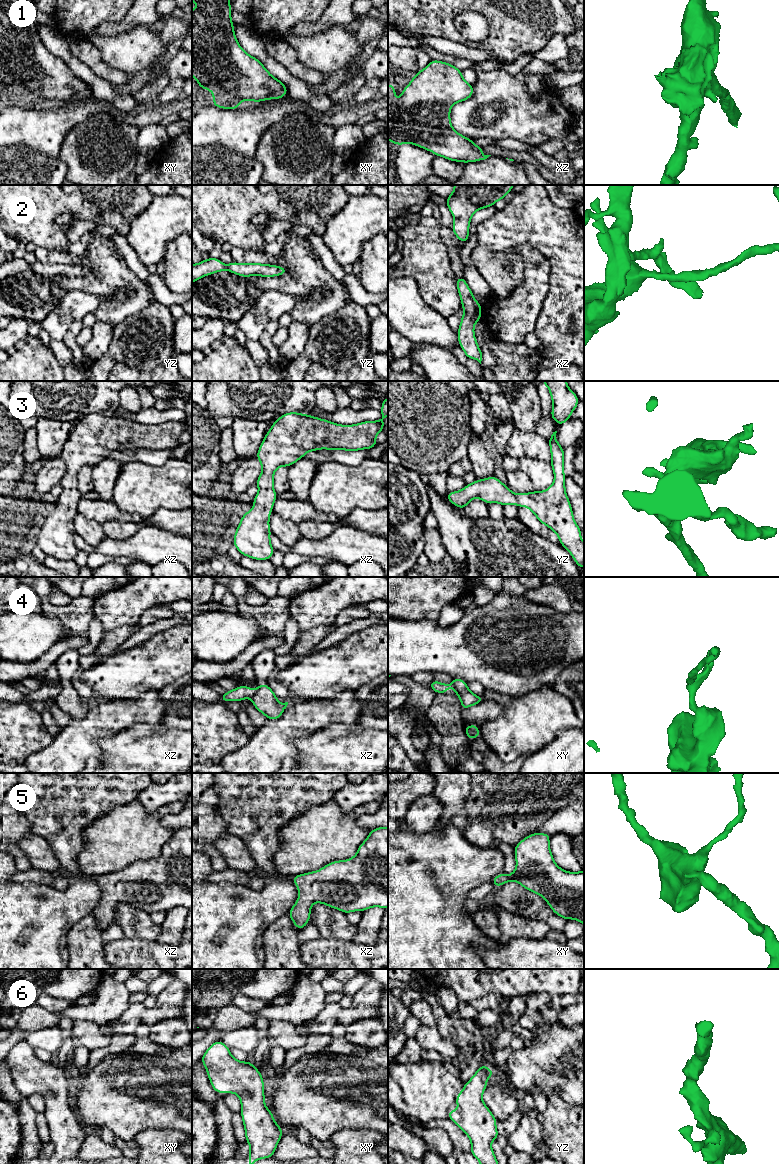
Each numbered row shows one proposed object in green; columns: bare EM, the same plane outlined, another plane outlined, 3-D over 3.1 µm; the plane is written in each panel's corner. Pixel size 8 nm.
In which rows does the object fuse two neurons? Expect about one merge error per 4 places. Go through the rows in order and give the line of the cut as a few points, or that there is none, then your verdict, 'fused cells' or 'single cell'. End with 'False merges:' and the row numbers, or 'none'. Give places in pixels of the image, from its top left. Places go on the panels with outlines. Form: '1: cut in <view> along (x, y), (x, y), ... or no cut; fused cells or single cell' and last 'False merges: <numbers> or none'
1: no cut; single cell
2: no cut; single cell
3: no cut; single cell
4: cut in xz along (257, 689), (250, 698); fused cells
5: no cut; single cell
6: no cut; single cell
False merges: 4

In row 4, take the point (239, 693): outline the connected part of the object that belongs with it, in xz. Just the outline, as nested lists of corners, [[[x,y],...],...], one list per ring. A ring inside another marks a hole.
[[[238,686],[234,690],[229,690],[227,693],[220,695],[221,702],[237,701],[241,702],[244,698],[252,698],[256,693],[250,686]]]

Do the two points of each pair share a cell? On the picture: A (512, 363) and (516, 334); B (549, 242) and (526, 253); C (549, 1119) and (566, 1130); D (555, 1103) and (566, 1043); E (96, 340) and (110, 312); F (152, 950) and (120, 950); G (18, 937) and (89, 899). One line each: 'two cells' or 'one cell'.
A: two cells
B: two cells
C: one cell
D: two cells
E: two cells
F: one cell
G: one cell

